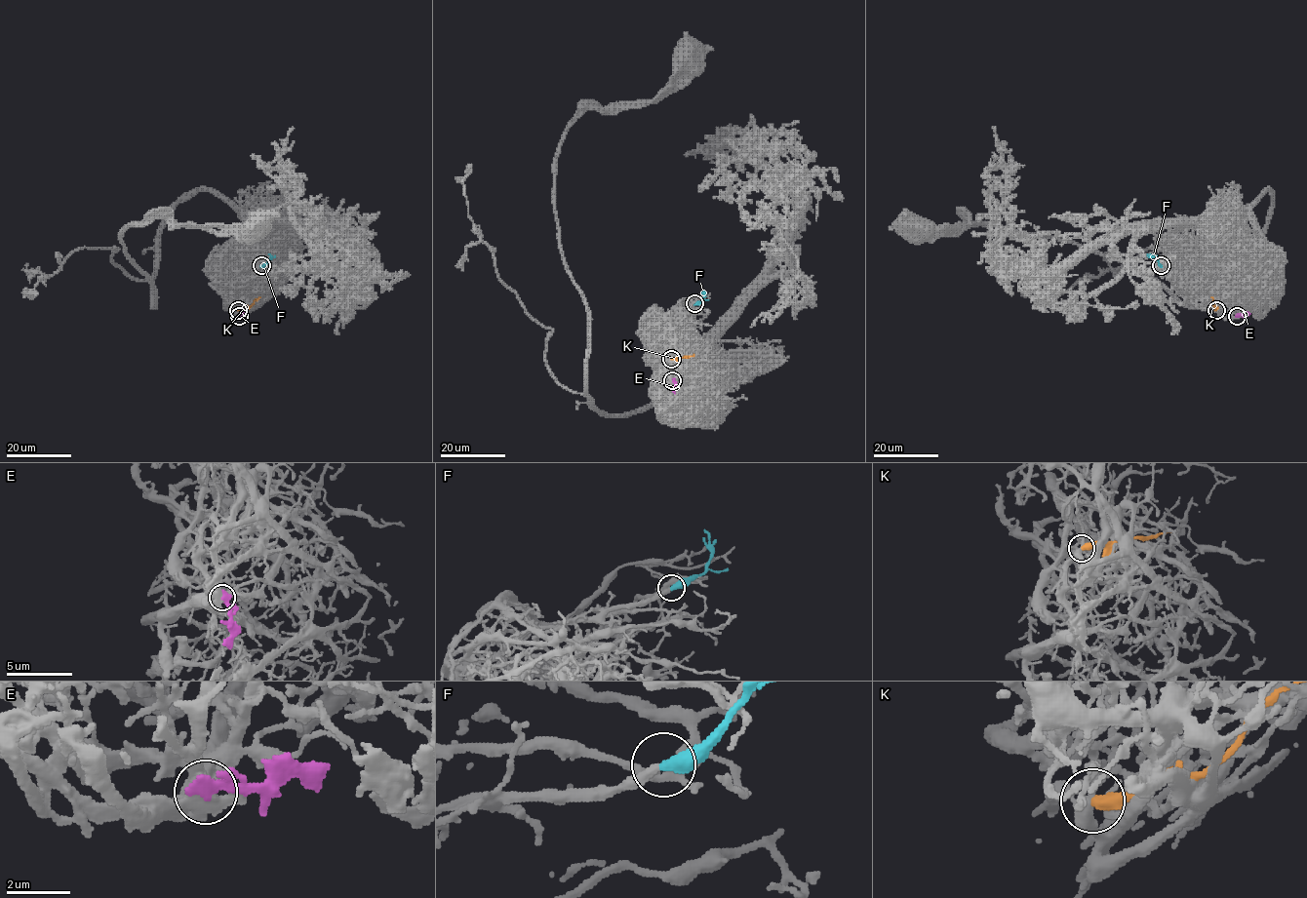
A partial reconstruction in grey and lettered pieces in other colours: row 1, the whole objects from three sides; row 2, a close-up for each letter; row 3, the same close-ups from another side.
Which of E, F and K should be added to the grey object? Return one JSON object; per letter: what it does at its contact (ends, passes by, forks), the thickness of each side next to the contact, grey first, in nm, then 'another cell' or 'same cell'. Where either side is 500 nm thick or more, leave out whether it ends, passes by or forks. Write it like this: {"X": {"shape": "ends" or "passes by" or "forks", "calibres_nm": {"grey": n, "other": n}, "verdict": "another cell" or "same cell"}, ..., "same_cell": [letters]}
{"E": {"shape": "ends", "calibres_nm": {"grey": 400, "other": 360}, "verdict": "another cell"}, "F": {"shape": "ends", "calibres_nm": {"grey": 300, "other": 480}, "verdict": "same cell"}, "K": {"shape": "ends", "calibres_nm": {"grey": 280, "other": 440}, "verdict": "another cell"}, "same_cell": ["F"]}

